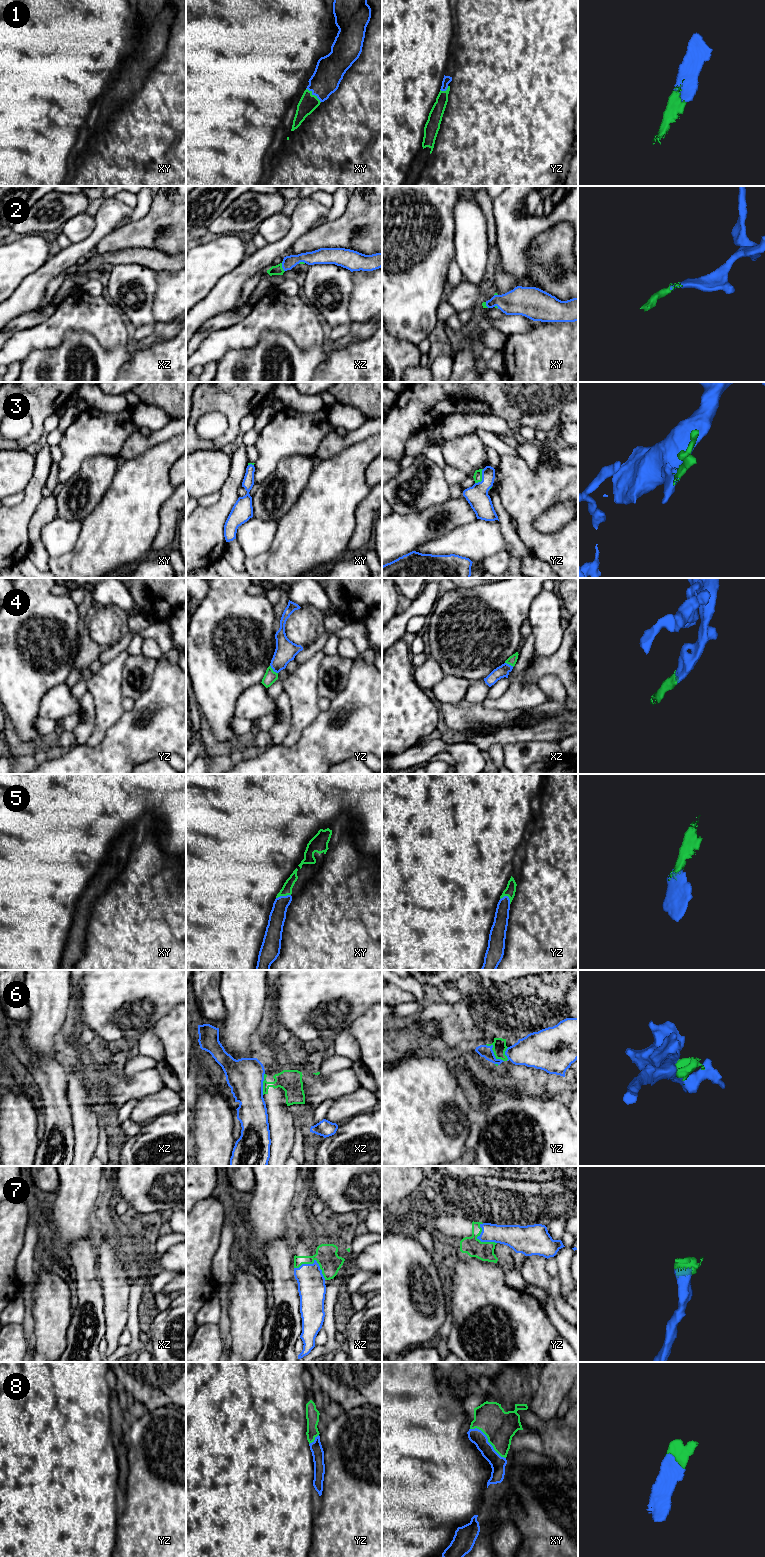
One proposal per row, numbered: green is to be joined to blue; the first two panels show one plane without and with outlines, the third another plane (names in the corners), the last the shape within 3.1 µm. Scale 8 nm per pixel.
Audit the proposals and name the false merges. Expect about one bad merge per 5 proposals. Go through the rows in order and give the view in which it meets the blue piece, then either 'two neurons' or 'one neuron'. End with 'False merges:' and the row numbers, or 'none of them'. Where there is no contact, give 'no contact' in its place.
1: meets blue in xy; one neuron
2: meets blue in xz; one neuron
3: meets blue in yz; one neuron
4: meets blue in yz; one neuron
5: meets blue in yz; one neuron
6: meets blue in yz; two neurons
7: meets blue in xz; one neuron
8: meets blue in xy; one neuron
False merges: 6

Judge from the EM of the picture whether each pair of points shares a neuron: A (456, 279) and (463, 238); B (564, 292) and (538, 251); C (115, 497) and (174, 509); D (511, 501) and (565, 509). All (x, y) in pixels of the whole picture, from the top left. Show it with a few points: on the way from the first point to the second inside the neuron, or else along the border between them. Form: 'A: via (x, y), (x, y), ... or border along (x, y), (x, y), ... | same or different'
A: border along (454, 259), (462, 274) | different
B: via (564, 282), (548, 261) | same
C: border along (175, 488), (161, 506), (160, 525), (157, 529) | different
D: border along (567, 501), (555, 502), (542, 512), (533, 523) | different

